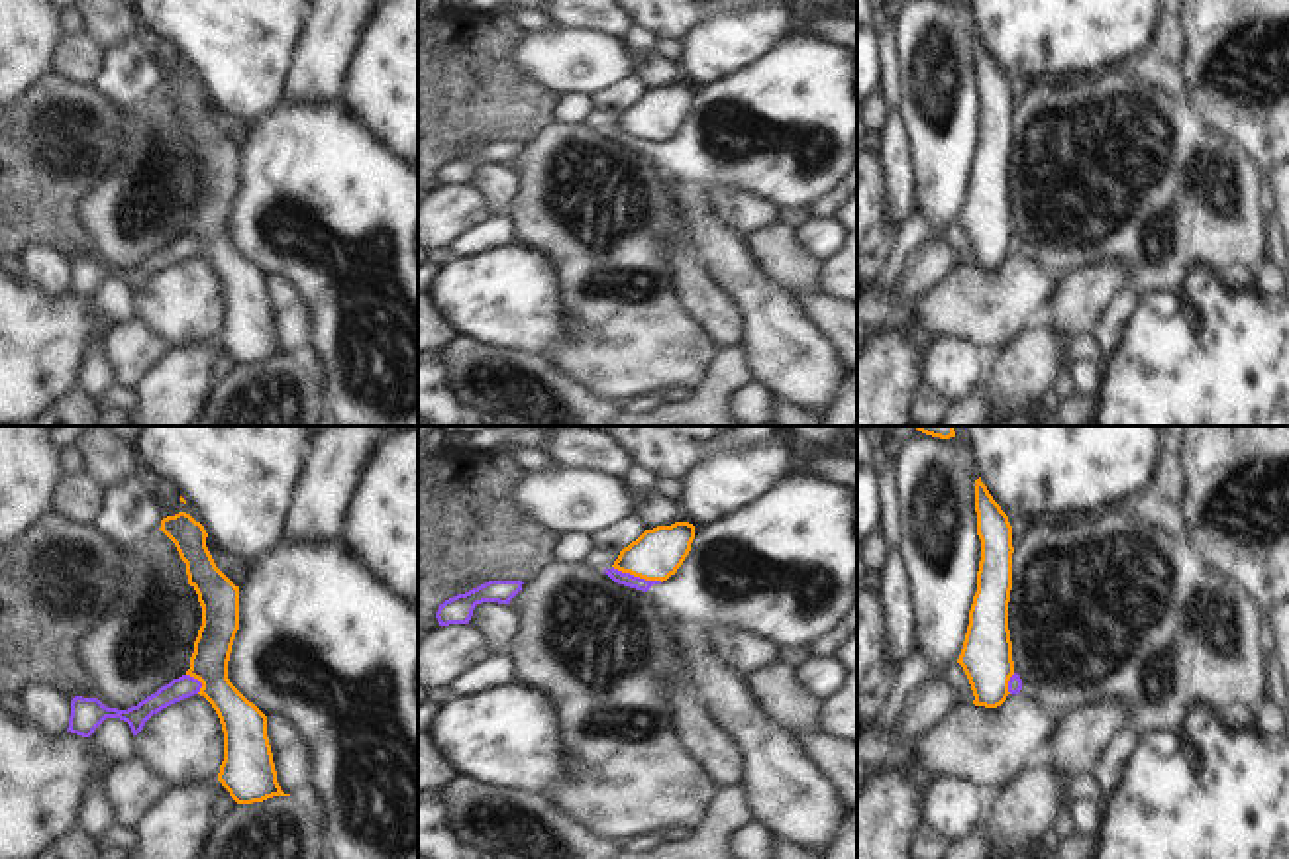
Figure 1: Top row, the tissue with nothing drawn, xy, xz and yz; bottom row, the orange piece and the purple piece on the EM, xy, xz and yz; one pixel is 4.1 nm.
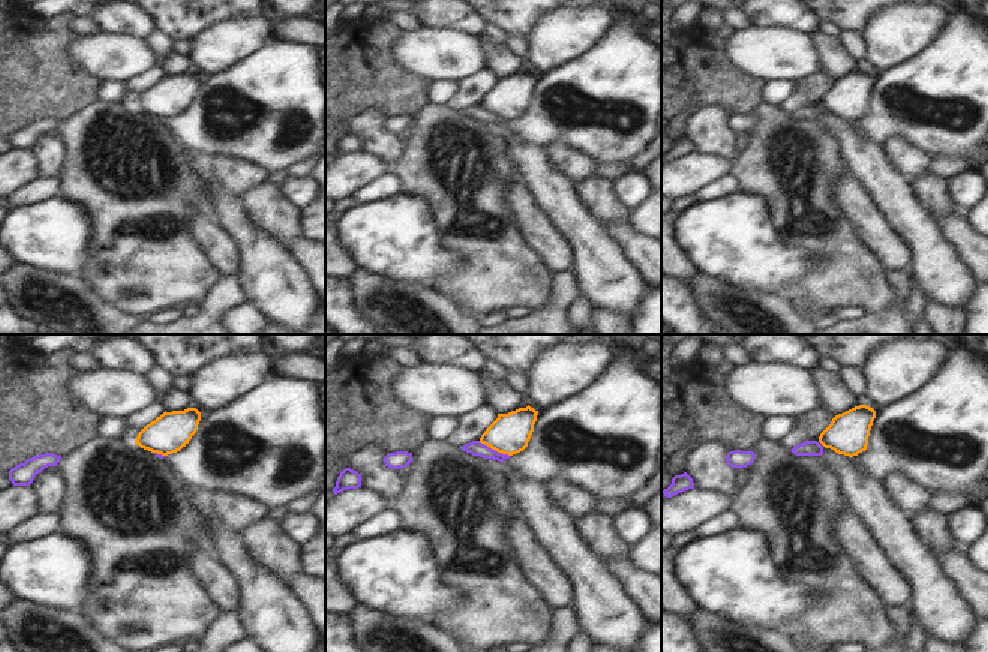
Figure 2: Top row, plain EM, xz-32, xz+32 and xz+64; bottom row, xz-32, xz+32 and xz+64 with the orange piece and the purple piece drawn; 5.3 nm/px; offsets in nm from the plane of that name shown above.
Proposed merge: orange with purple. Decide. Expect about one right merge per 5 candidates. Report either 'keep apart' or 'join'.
keep apart

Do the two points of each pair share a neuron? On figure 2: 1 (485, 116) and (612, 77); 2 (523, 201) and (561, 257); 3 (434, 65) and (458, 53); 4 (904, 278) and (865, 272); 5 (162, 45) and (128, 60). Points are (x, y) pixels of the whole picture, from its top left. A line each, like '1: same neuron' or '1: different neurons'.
1: same neuron
2: same neuron
3: same neuron
4: different neurons
5: different neurons

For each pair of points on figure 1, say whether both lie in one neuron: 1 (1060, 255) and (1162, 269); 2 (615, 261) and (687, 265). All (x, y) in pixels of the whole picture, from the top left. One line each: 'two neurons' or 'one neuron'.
1: one neuron
2: two neurons

